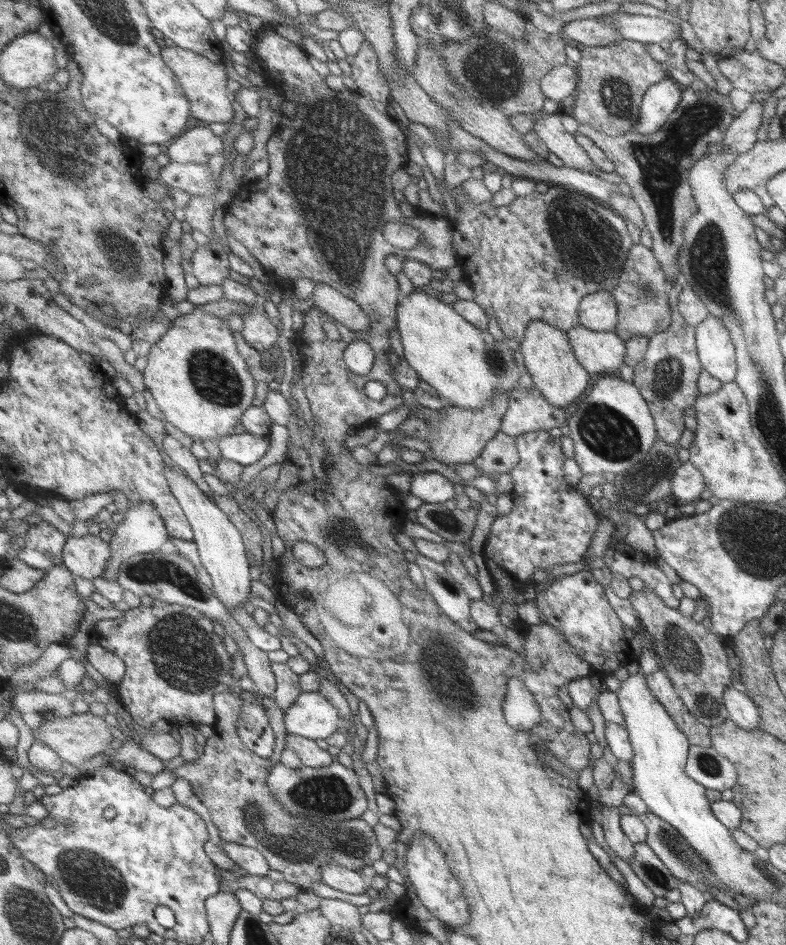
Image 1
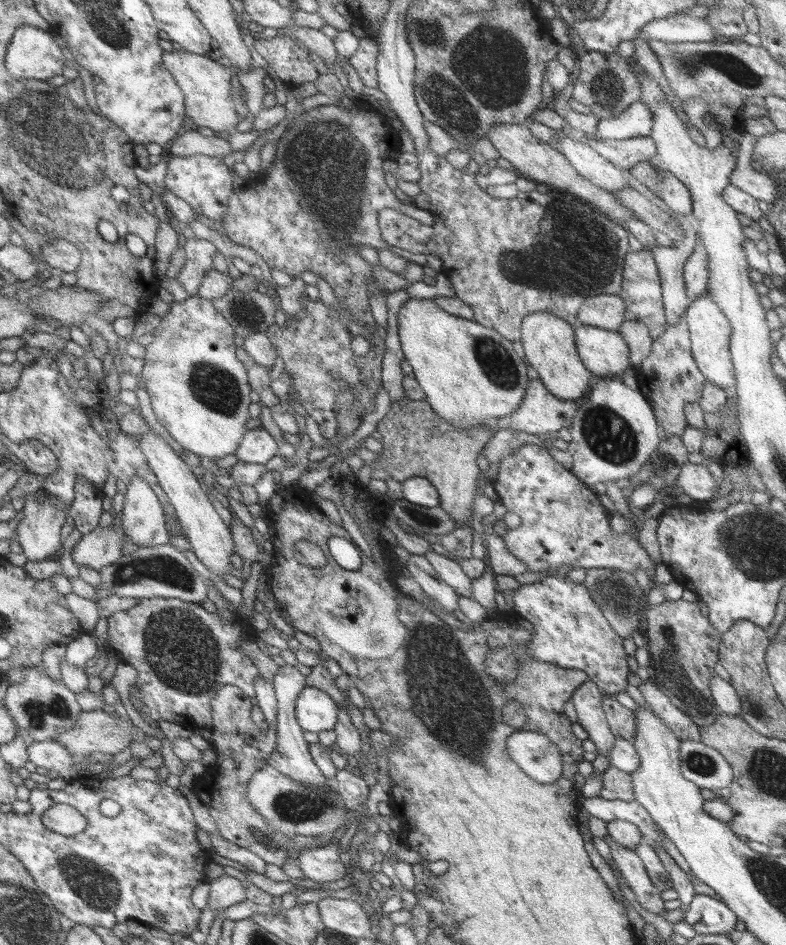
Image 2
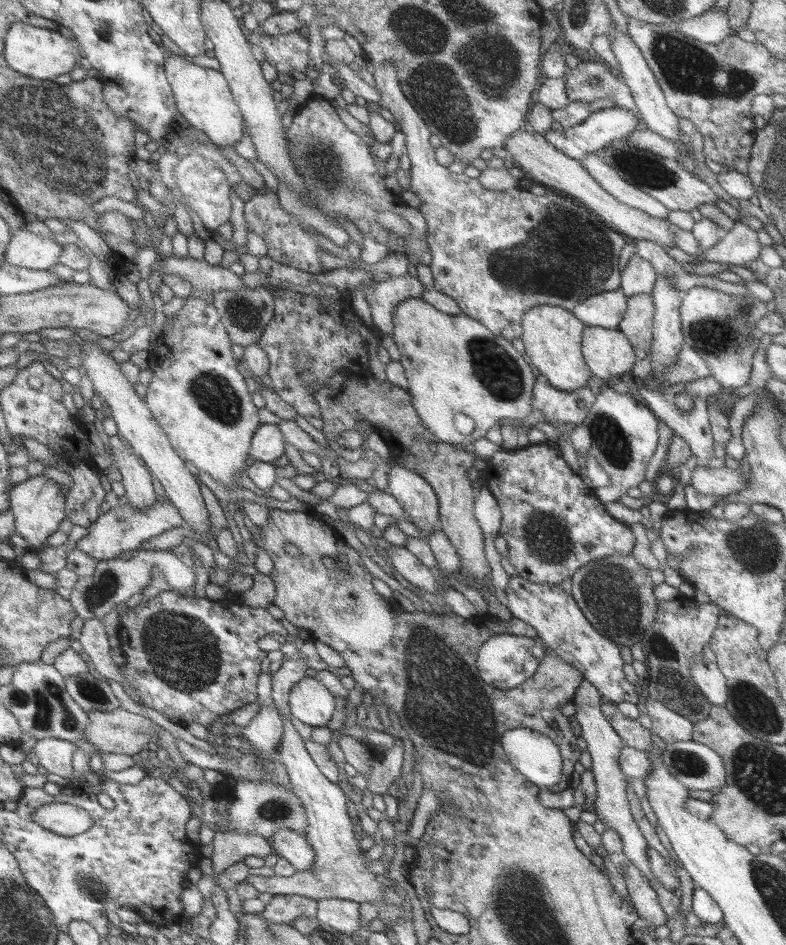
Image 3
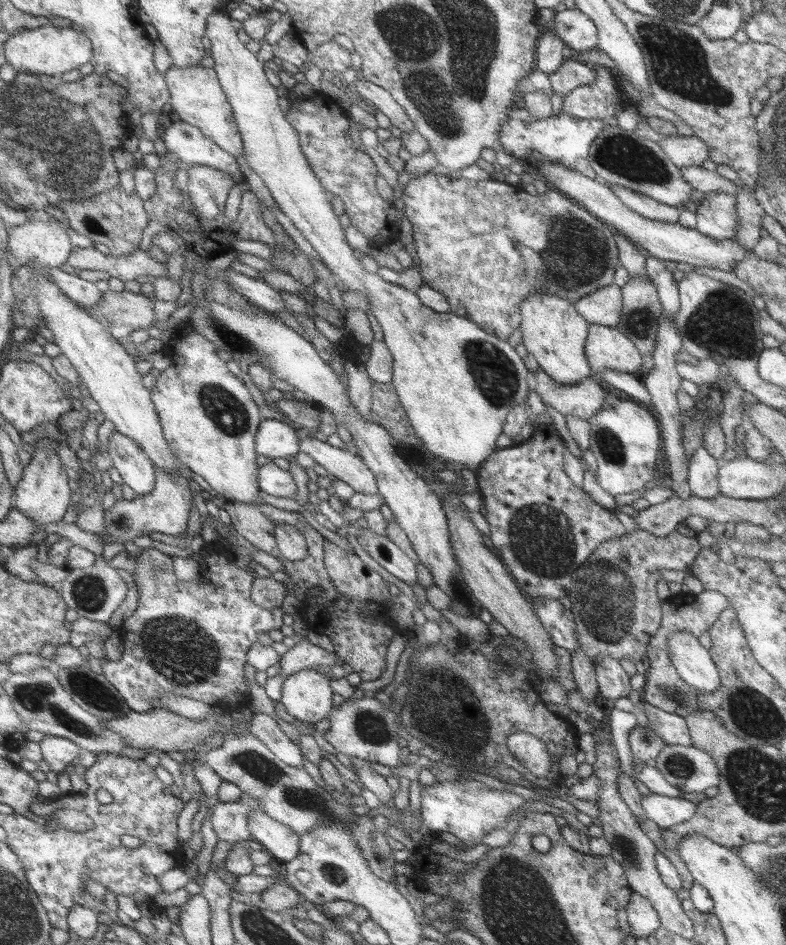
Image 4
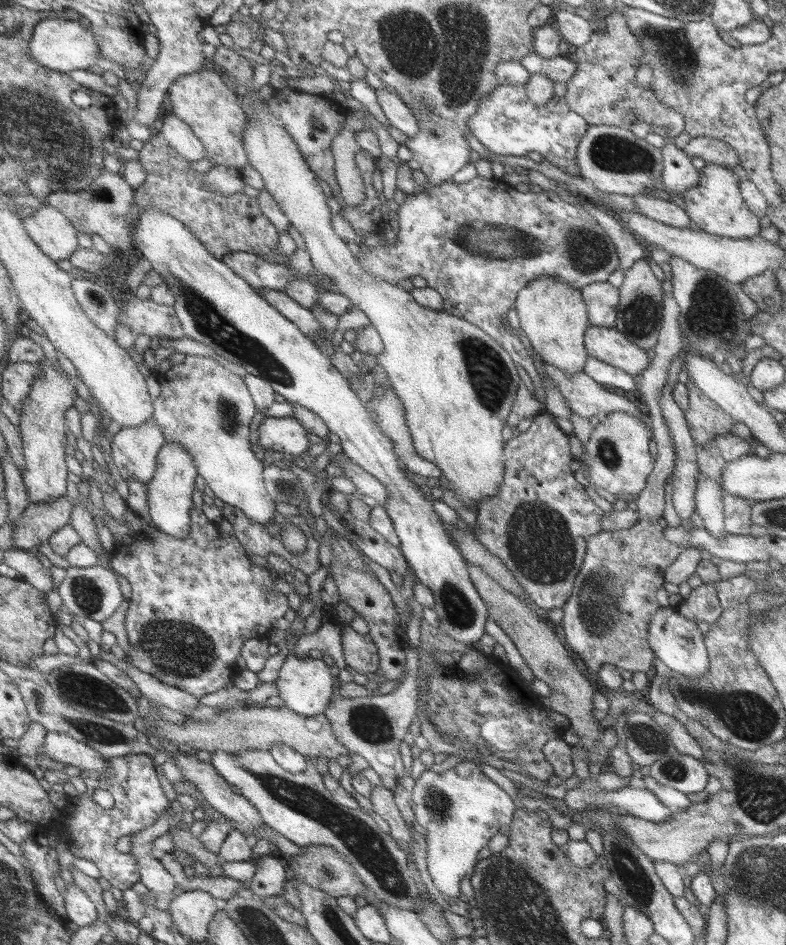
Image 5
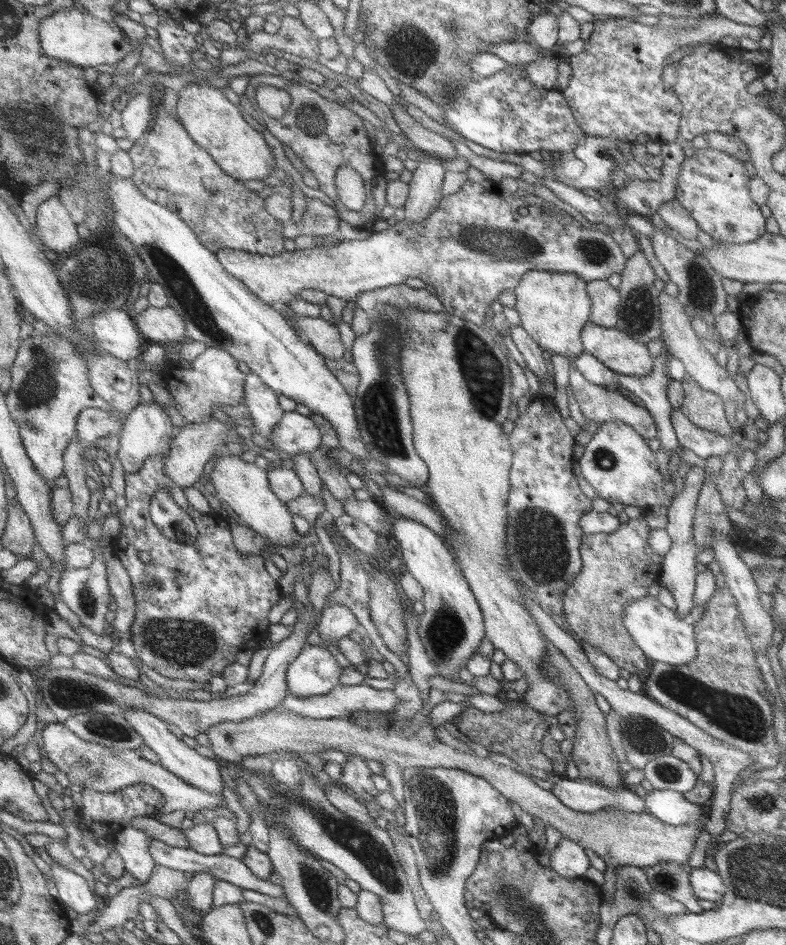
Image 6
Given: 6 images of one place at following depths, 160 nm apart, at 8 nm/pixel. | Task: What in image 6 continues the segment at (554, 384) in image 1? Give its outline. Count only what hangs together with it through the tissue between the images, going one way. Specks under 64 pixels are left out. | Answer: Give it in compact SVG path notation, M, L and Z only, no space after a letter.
M531 269L516 286L515 309L519 314L522 327L539 343L541 350L550 355L564 356L573 362L582 353L580 332L583 325L591 319L591 298L587 293L587 282L577 274L567 274L560 271Z

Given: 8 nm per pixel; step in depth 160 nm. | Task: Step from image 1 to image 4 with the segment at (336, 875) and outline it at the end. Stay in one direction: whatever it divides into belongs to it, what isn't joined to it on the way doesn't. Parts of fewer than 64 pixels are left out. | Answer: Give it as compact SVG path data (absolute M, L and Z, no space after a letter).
M252 812L249 826L252 839L269 851L278 863L287 864L300 855L301 835L277 822L265 812Z

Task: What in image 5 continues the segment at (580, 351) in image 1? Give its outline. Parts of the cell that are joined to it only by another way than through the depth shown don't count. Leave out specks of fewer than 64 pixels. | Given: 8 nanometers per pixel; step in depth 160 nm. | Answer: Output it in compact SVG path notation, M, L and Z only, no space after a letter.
M592 324L588 327L589 334L584 334L584 349L589 350L588 356L618 368L632 377L645 370L649 362L645 350L627 340L613 327L605 328Z

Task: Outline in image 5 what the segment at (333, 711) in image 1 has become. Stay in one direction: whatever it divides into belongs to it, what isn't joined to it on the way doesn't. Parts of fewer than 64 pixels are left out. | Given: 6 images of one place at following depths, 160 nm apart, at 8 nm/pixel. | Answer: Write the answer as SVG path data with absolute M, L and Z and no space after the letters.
M321 655L299 658L291 656L278 674L276 690L286 707L297 712L301 716L317 716L324 714L333 700L335 691L339 689L336 676L331 674L330 661Z

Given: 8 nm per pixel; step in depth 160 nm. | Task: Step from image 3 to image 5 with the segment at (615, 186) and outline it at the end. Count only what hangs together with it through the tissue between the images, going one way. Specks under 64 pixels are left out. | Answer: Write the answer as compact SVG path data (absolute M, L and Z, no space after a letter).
M642 195L631 197L631 201L633 201L634 207L639 214L655 222L676 229L688 227L689 217L687 213L672 202Z

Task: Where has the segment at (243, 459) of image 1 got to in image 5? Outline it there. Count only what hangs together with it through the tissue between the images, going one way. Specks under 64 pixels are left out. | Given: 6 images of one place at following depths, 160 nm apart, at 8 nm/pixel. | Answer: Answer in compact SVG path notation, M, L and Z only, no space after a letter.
M264 418L258 428L258 443L261 448L257 458L263 461L266 458L267 450L272 450L287 455L303 456L303 452L309 449L309 430L299 419L286 418Z

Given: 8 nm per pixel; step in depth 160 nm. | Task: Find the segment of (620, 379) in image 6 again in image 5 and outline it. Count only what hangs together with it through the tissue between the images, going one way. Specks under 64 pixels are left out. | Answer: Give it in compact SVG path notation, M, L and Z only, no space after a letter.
M671 295L663 296L662 319L656 334L655 346L652 348L654 357L645 370L633 376L634 391L647 406L648 414L645 421L657 447L646 486L633 498L637 506L637 523L627 530L602 531L589 538L583 564L576 574L568 600L562 606L561 620L557 623L565 639L565 646L578 656L578 660L593 678L603 665L612 665L618 671L626 670L631 673L649 671L654 654L647 642L648 626L652 614L660 607L655 600L655 592L663 586L664 570L679 556L682 549L663 538L662 528L656 522L663 510L665 478L670 477L675 466L673 444L663 425L657 398L661 388L665 386L671 359L682 352L683 342L678 327L679 313L675 299Z

